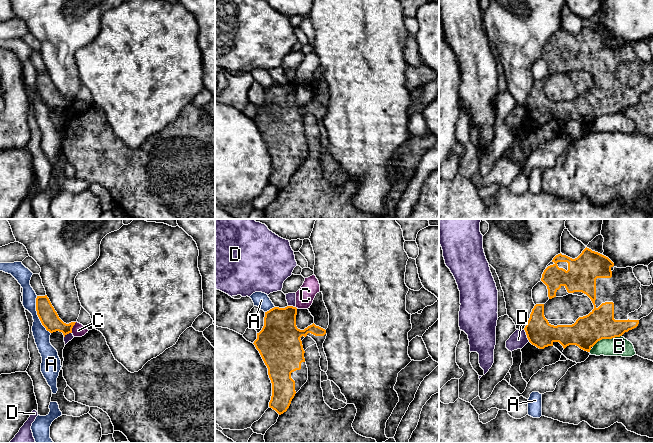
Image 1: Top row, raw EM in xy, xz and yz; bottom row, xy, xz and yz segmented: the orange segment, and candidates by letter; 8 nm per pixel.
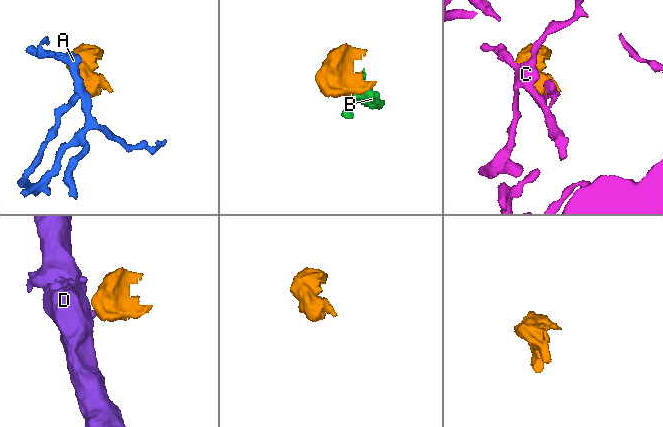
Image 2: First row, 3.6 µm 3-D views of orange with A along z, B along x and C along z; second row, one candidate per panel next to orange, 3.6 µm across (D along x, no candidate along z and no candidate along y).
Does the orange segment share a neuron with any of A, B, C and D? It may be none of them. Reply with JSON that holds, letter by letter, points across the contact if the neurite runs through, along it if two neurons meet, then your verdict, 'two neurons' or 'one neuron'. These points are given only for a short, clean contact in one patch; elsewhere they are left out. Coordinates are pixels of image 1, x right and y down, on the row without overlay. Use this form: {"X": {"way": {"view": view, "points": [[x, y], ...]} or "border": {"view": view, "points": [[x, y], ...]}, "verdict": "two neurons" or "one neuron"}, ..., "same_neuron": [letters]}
{"A": {"border": {"view": "xy", "points": [[36, 72], [36, 90], [41, 100], [50, 109]]}, "verdict": "two neurons"}, "B": {"border": {"view": "yz", "points": [[621, 111], [602, 114], [592, 122]]}, "verdict": "two neurons"}, "C": {"border": {"view": "xy", "points": [[76, 98], [71, 108]]}, "verdict": "two neurons"}, "D": {"border": {"view": "yz", "points": [[524, 105], [529, 117]]}, "verdict": "two neurons"}, "same_neuron": []}

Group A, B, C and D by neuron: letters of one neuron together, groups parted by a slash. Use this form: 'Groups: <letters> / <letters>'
Groups: A / B C / D

